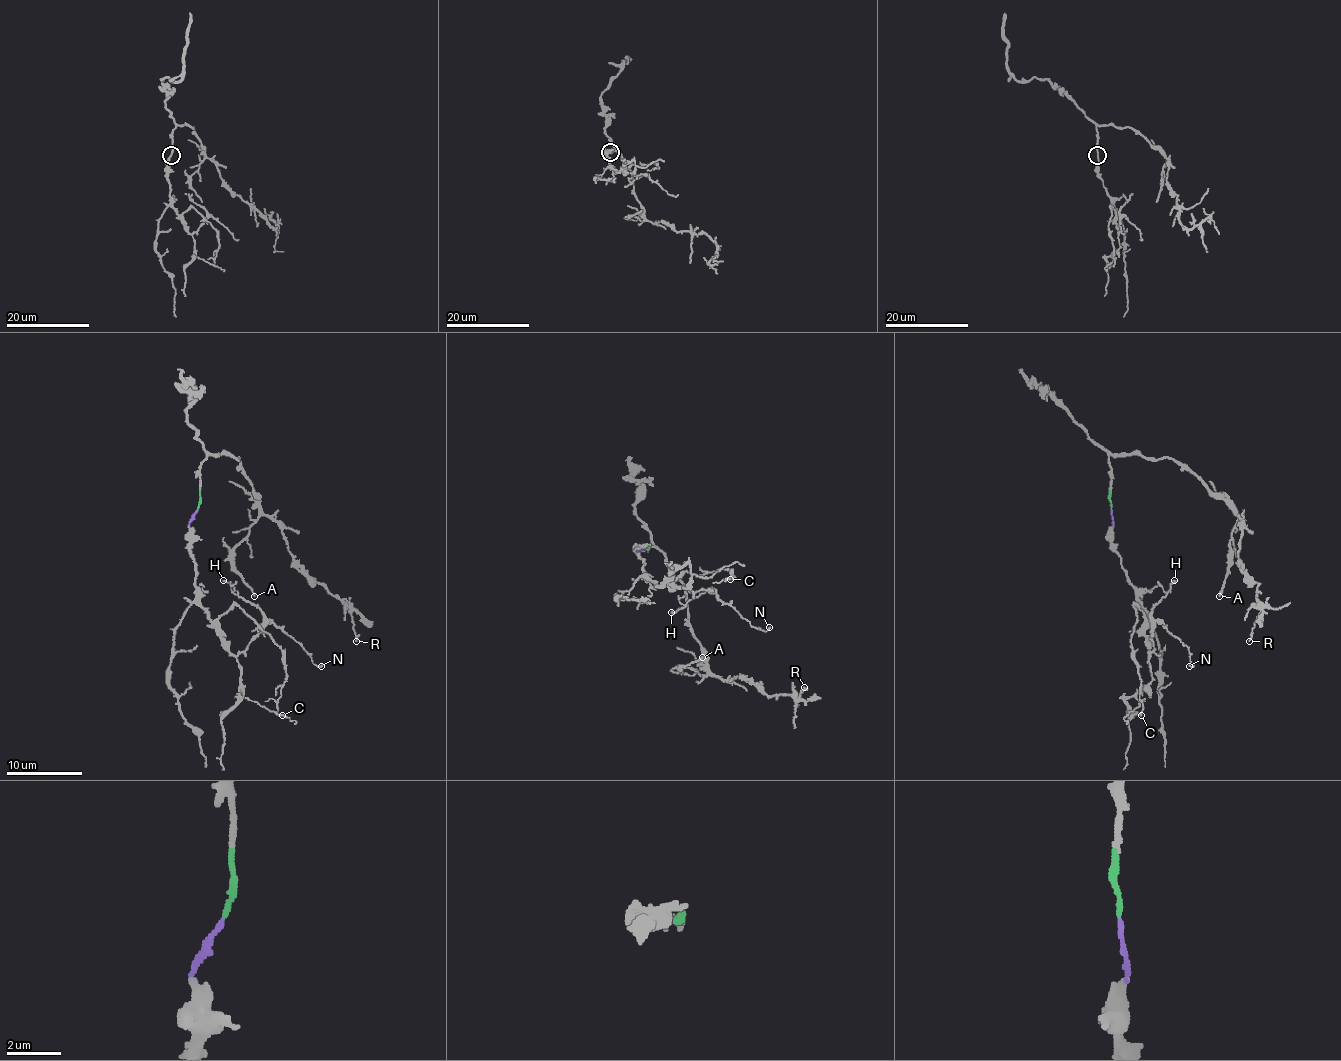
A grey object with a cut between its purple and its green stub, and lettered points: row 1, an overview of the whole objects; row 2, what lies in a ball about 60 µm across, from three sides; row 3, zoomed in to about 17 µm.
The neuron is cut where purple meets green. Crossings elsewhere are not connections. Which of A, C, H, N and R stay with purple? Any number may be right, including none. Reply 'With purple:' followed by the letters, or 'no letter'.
With purple: C, H, N

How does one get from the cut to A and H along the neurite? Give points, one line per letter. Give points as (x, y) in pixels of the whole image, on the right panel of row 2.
A: (1111, 509), (1111, 456), (1174, 458), (1193, 473), (1237, 517), (1229, 570), (1220, 597)
H: (1111, 509), (1111, 547), (1121, 559), (1136, 602), (1147, 620), (1149, 656), (1153, 648), (1151, 614), (1174, 580)

